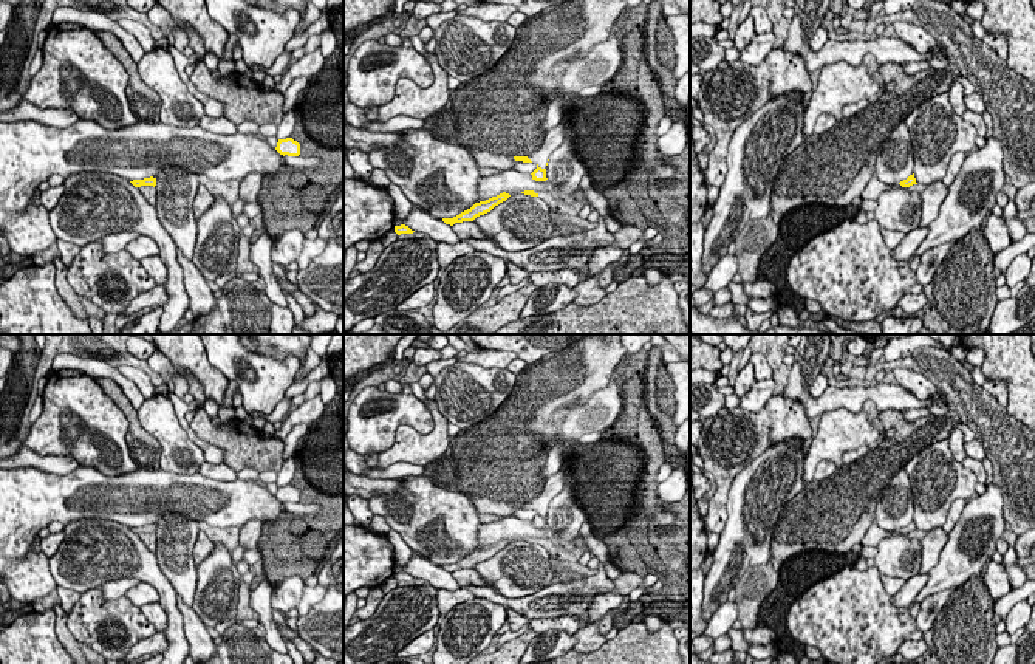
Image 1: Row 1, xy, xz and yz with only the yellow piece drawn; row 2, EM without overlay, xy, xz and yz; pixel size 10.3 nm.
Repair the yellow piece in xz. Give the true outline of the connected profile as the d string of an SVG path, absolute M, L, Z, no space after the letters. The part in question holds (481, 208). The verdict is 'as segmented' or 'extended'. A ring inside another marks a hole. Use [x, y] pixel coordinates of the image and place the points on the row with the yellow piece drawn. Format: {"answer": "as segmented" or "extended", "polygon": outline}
{"answer": "as segmented", "polygon": "M503 192L486 201L475 203L470 209L461 212L459 215L456 215L453 218L442 218L442 221L450 226L453 226L455 223L473 221L477 217L490 212L495 206L506 201L509 197L511 197L509 193Z"}

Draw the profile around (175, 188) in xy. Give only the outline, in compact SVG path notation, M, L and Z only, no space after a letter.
M167 167L156 176L155 186L158 218L187 260L192 260L196 245L193 201L198 176L181 167Z

